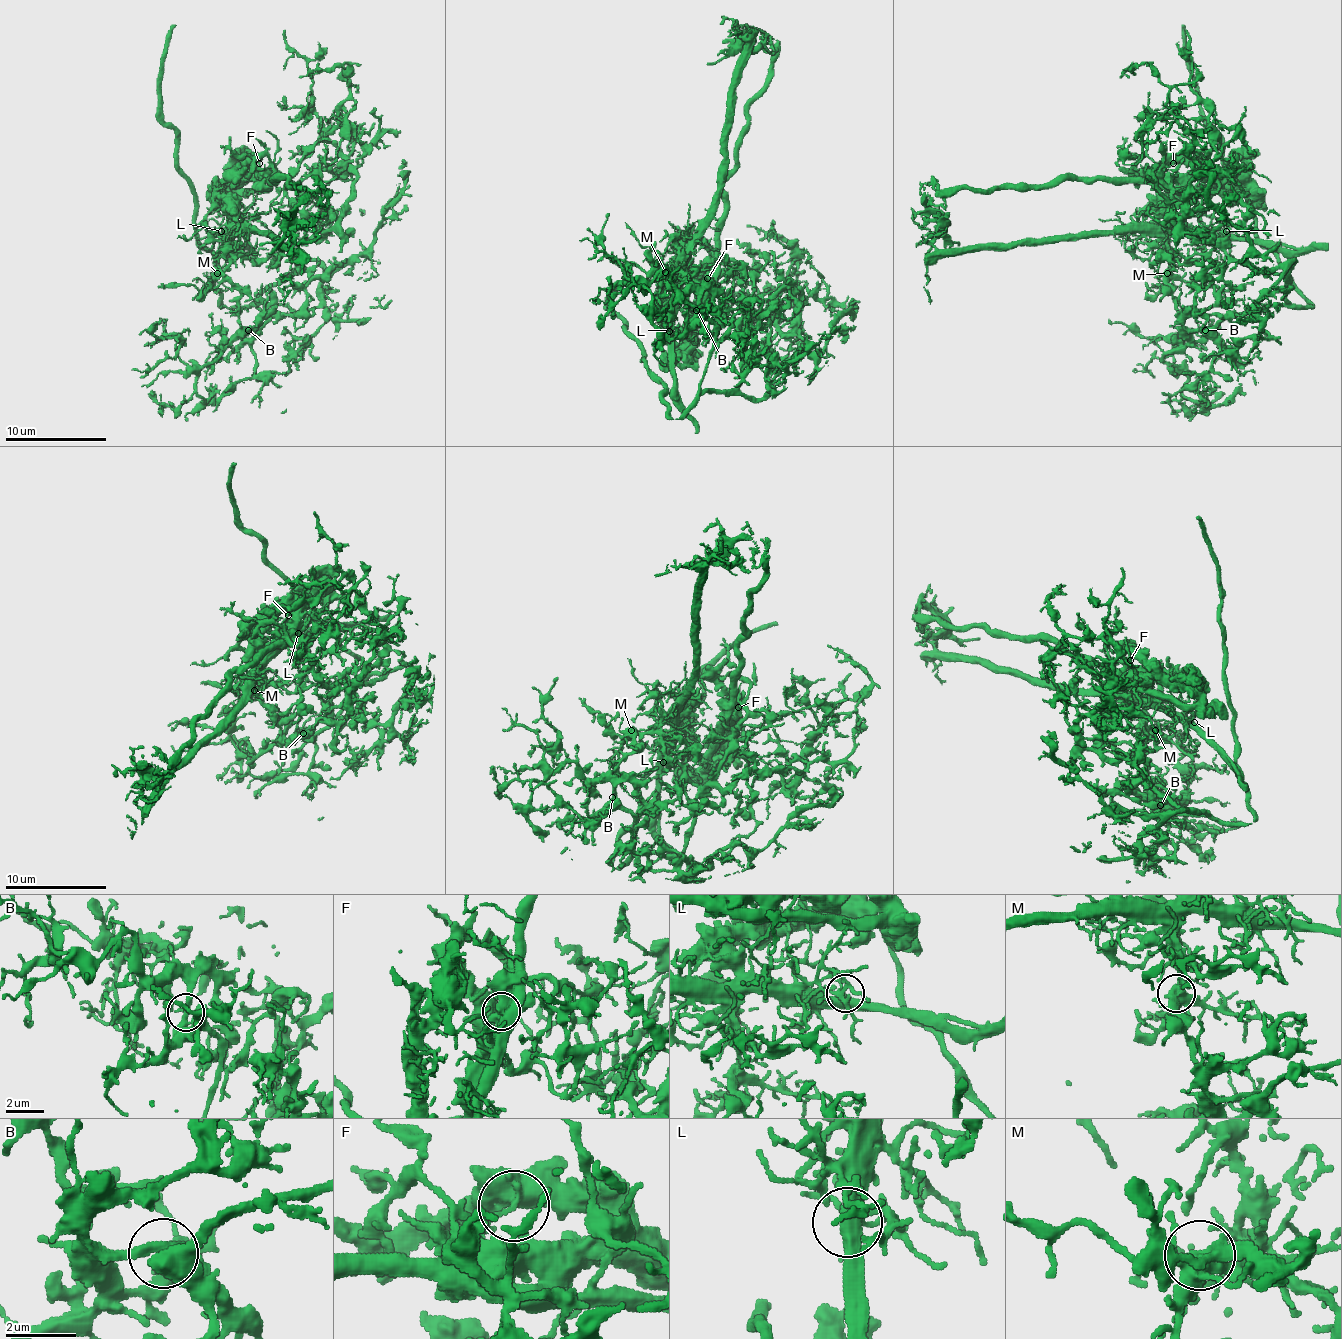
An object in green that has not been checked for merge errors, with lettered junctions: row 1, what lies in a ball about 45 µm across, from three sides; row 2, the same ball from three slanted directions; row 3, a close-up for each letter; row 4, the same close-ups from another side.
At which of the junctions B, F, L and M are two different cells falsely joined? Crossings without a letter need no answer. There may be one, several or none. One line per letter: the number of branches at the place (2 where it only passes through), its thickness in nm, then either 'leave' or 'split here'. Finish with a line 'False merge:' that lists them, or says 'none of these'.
B: 2 branches meet; 360 nm thick; leave
F: 2 branches meet; 320 nm thick; split here
L: 6 branches meet; 420 nm thick; leave
M: 7 branches meet; 480 nm thick; split here
False merge: F, M

